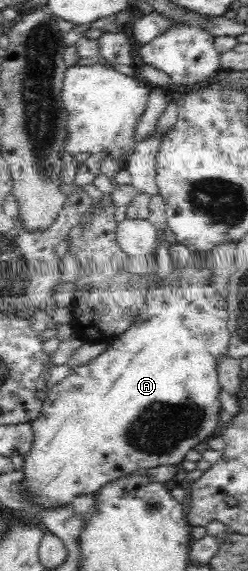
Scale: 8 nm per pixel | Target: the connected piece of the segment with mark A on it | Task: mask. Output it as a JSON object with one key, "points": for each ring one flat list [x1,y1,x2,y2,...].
{"points":[[172,243,170,256,172,256,172,265,178,261,182,265,182,271,174,271,172,275,168,276,170,279,164,283,164,287,148,291,150,295,145,298,148,299,148,303,145,303,142,313,135,319,135,325,124,331,124,335,116,343,112,343,108,347,108,351,88,364,72,368,62,381,50,386,46,395,46,405,42,407,42,416,31,423,34,431,34,447,24,457,22,493,23,499,26,499,27,503,38,504,38,508,58,507,60,504,70,504,75,497,90,495,110,481,118,481,118,478,126,477,128,473,134,473,137,469,155,468,162,465,180,466,189,449,201,441,210,439,214,433,217,433,216,427,220,427,218,417,216,417,216,413,220,411,220,404,216,399,218,389,220,389,217,380,217,362,222,356,227,355,230,345,230,334,227,330,227,303,222,302,221,295,218,295,218,291,214,290,214,287,210,287,211,279,208,277,212,271,202,267,200,263,192,261,198,257,188,257,188,271,186,271,186,248,183,245]]}

